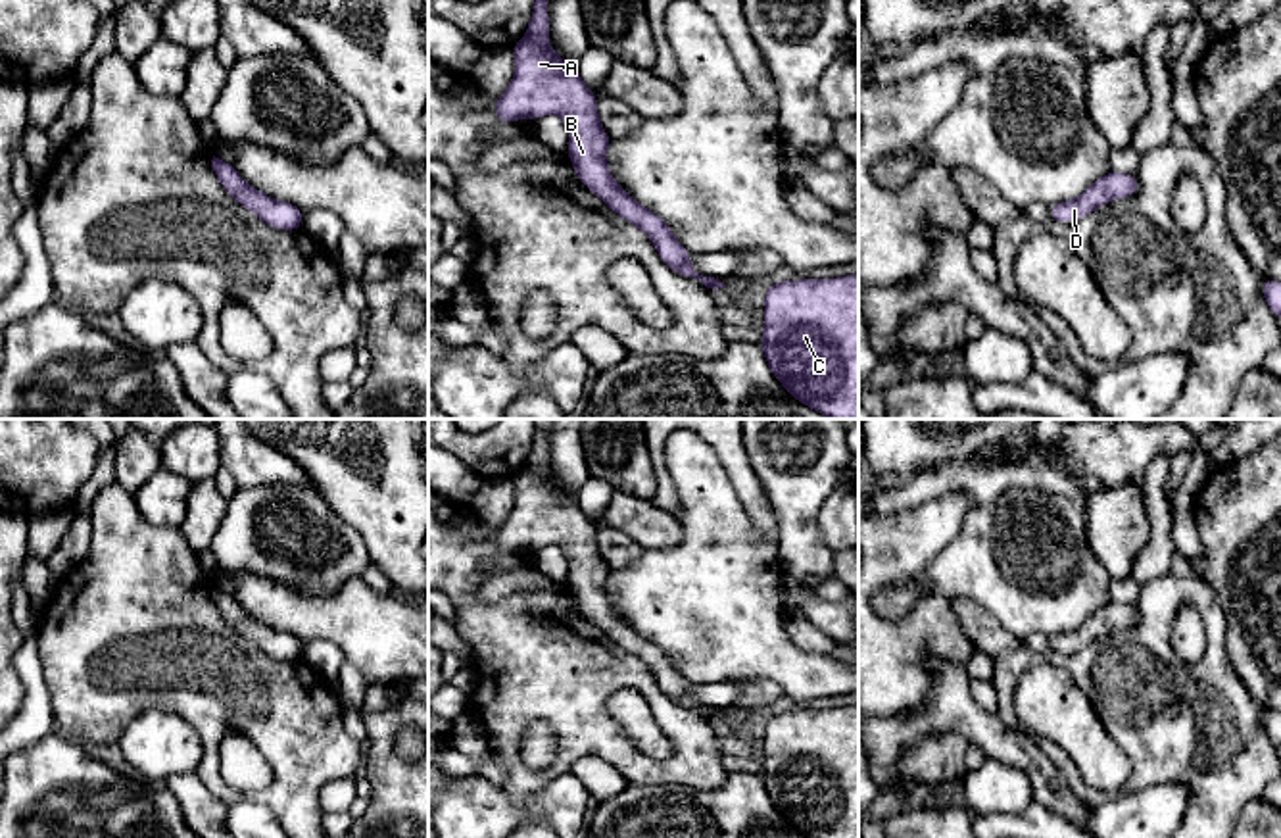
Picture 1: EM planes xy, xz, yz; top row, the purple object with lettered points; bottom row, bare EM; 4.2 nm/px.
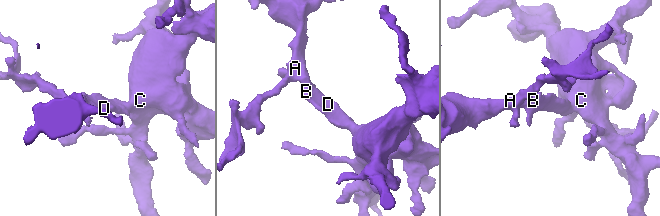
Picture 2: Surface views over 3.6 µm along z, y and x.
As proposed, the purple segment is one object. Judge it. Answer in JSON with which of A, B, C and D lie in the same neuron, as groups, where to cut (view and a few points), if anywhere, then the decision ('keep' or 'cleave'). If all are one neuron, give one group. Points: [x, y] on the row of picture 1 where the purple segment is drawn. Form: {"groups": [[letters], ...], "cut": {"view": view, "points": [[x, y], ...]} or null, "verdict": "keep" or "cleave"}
{"groups": [["A", "B", "C", "D"]], "cut": null, "verdict": "keep"}

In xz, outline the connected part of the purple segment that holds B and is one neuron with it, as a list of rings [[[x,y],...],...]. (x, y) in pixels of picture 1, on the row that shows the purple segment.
[[[536,0],[520,42],[513,44],[515,77],[494,104],[497,121],[540,119],[547,113],[563,117],[568,129],[568,158],[582,185],[597,194],[616,215],[641,229],[665,263],[707,288],[724,288],[714,277],[689,265],[689,252],[672,229],[651,210],[640,206],[607,169],[611,136],[597,117],[597,96],[582,83],[576,65],[567,63],[551,48],[547,0]]]

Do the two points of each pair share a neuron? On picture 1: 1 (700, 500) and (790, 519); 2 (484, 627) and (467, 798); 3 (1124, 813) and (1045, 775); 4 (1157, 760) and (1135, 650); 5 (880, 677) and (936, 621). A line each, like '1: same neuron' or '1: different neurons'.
1: different neurons
2: different neurons
3: different neurons
4: same neuron
5: same neuron

